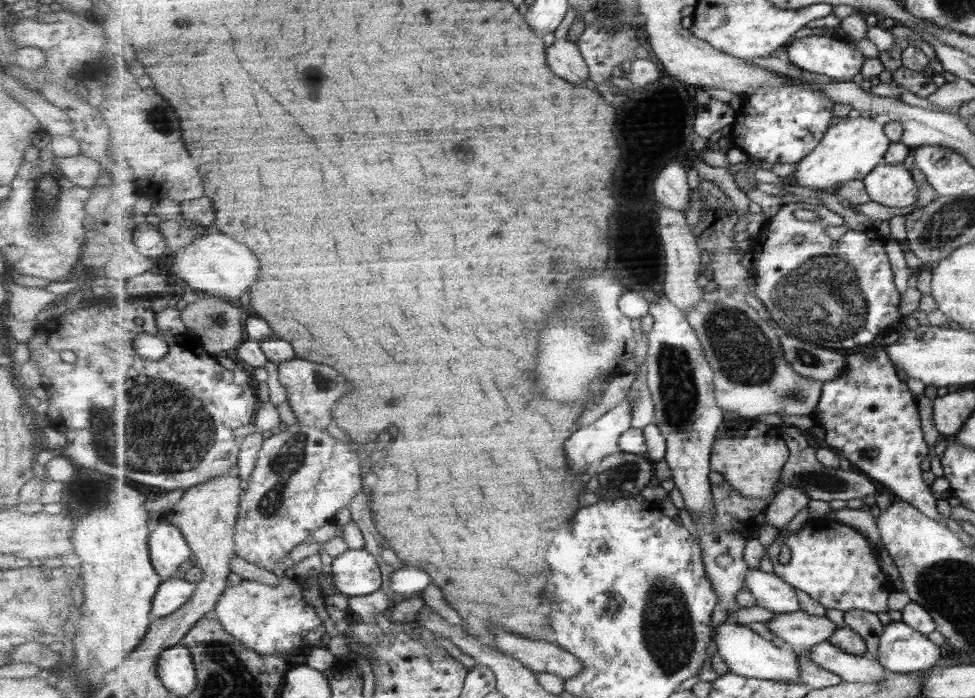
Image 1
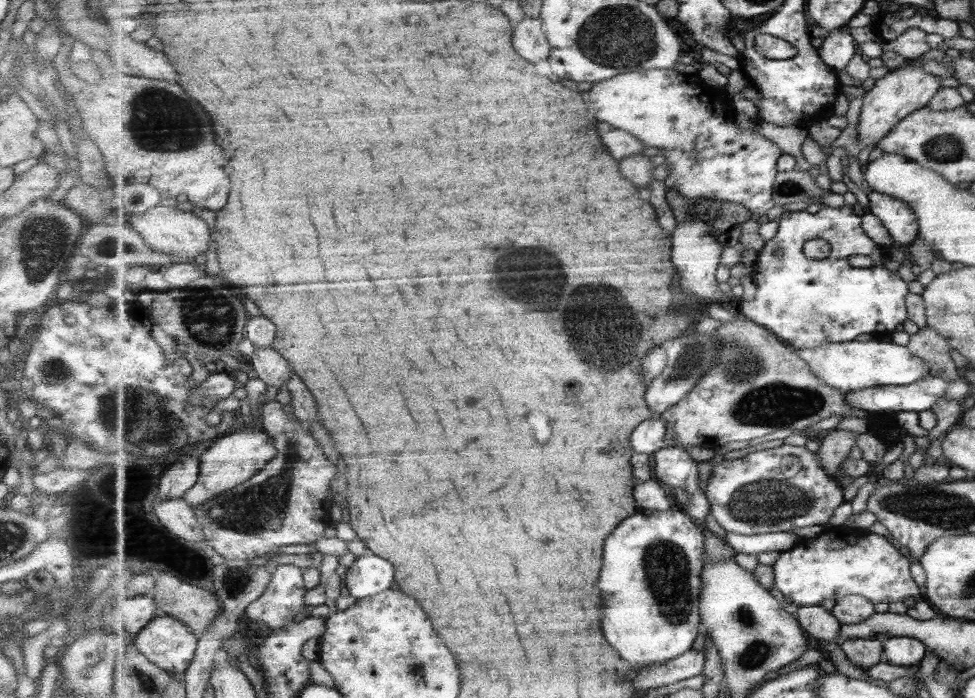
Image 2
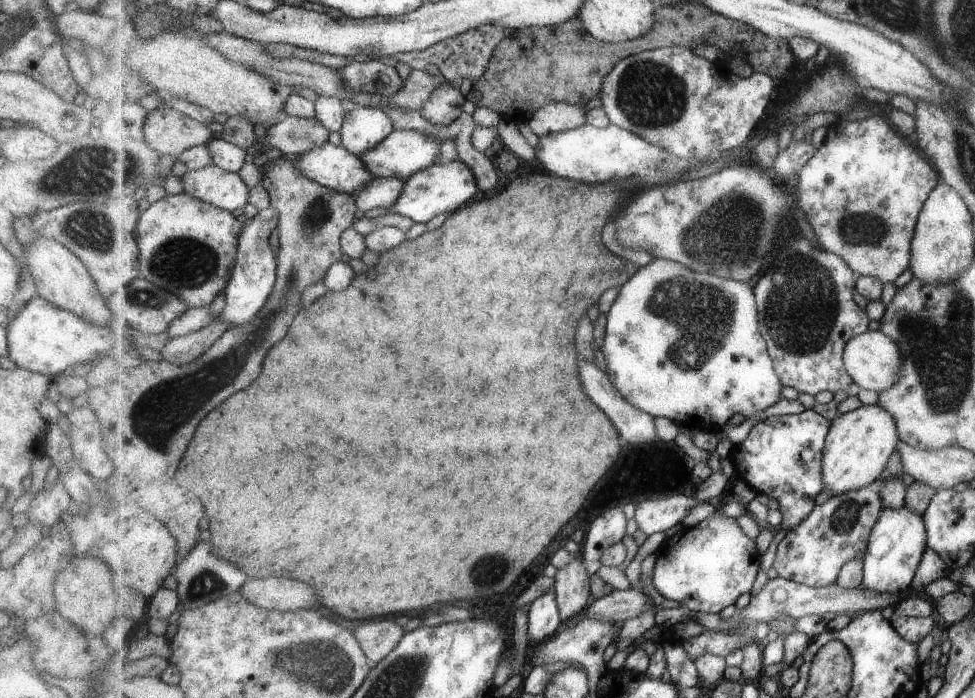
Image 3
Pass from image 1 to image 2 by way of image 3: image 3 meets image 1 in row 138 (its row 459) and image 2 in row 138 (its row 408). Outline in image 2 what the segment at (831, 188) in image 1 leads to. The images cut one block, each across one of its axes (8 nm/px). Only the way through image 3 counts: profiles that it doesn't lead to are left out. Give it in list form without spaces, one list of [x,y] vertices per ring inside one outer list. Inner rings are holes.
[[[917,63],[907,64],[905,67],[890,70],[883,78],[876,80],[874,86],[864,94],[864,105],[860,113],[860,119],[856,124],[858,134],[858,142],[864,147],[869,144],[876,143],[876,153],[878,152],[878,143],[880,143],[901,121],[913,112],[919,111],[921,108],[927,107],[935,94],[941,90],[941,77],[934,74],[925,74],[923,72],[924,66]]]

